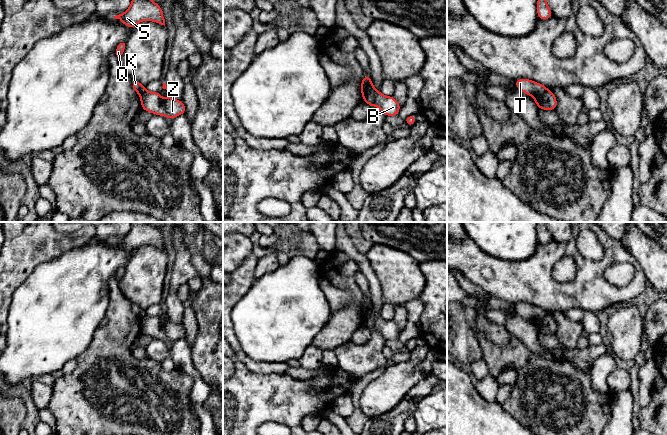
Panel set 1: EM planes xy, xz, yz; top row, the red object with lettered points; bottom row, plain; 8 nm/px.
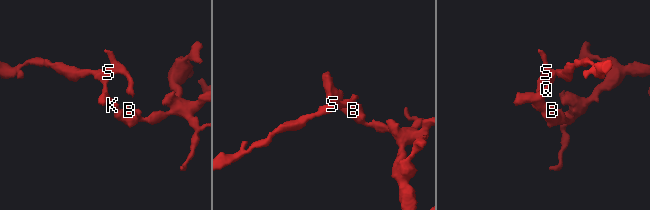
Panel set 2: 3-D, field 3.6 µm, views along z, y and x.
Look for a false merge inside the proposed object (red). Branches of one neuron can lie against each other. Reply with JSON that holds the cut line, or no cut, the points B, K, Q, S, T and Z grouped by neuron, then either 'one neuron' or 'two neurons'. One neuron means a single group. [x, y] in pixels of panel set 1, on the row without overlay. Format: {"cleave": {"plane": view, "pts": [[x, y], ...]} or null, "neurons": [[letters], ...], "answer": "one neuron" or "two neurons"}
{"cleave": {"plane": "xz", "pts": [[372, 309], [363, 324]]}, "neurons": [["B", "Z"], ["K", "Q", "S", "T"]], "answer": "two neurons"}

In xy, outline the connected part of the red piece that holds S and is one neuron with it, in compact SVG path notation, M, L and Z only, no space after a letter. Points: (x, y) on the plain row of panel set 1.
M132 222L129 232L122 238L114 240L125 250L133 253L143 244L152 245L165 250L162 232L150 222Z

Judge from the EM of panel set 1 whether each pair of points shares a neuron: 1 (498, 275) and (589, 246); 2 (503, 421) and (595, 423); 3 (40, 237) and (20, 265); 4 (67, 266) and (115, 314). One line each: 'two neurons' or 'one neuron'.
1: two neurons
2: two neurons
3: one neuron
4: two neurons

